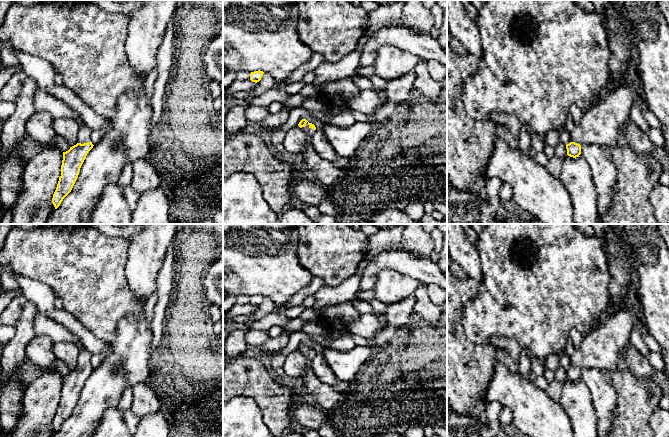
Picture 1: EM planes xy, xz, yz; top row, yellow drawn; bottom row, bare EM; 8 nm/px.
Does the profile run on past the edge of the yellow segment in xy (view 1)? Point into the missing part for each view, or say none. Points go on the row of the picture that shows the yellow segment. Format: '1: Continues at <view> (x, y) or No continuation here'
1: Continues at xy (42, 100)

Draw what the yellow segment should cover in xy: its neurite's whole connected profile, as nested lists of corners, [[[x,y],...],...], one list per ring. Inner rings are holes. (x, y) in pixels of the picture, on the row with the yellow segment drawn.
[[[37,87],[33,105],[35,111],[45,110],[50,113],[53,118],[67,117],[73,119],[79,126],[77,144],[63,152],[63,160],[61,165],[61,176],[53,194],[52,203],[57,209],[63,199],[71,192],[80,172],[80,168],[93,148],[90,141],[92,129],[89,128],[81,119],[81,117],[63,101],[55,98],[50,93]]]

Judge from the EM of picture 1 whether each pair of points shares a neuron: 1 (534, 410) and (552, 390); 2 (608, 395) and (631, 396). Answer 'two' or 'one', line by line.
1: two
2: two

